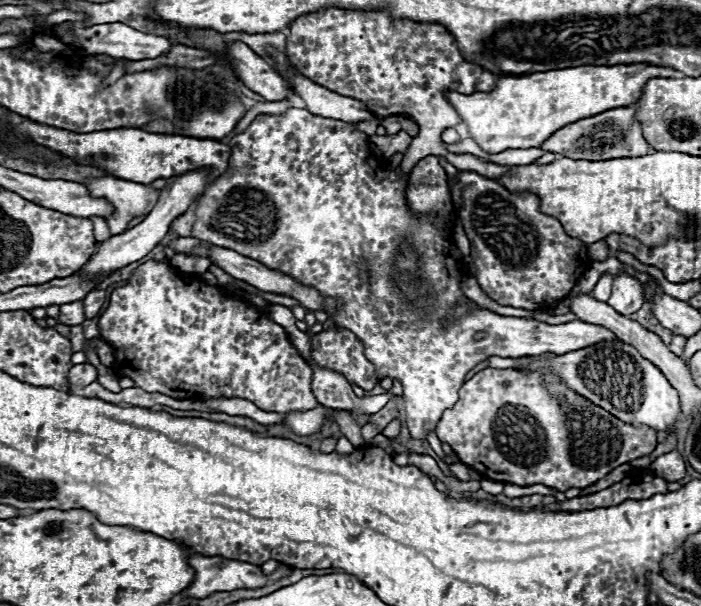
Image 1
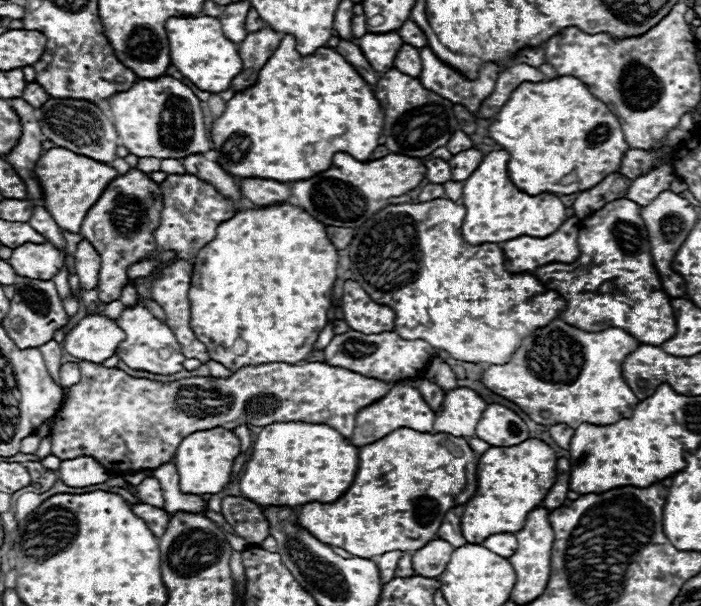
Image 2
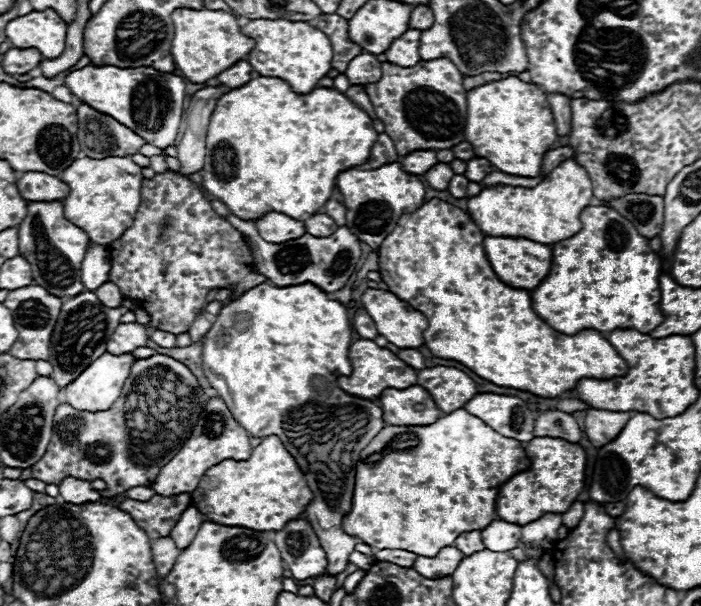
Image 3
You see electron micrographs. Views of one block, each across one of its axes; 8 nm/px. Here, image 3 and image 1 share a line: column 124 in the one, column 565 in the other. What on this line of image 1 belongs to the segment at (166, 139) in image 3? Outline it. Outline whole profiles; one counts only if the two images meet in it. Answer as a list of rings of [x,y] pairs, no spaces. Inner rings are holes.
[[[650,64],[578,66],[524,76],[502,76],[490,92],[474,92],[466,96],[454,90],[446,90],[446,98],[454,106],[462,122],[468,126],[470,138],[484,152],[500,154],[504,150],[538,148],[556,130],[572,122],[596,116],[618,106],[634,104],[652,78],[680,78],[680,72]]]

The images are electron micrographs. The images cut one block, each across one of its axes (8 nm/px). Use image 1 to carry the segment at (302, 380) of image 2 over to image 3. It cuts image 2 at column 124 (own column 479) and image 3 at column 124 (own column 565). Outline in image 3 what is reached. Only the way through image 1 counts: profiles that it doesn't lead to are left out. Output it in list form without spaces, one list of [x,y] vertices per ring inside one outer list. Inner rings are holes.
[[[164,354],[136,360],[116,404],[108,412],[80,412],[70,404],[56,408],[52,444],[32,466],[32,478],[46,484],[60,484],[66,476],[90,482],[104,480],[108,484],[106,496],[136,486],[152,486],[160,468],[192,436],[208,400],[210,396],[204,394],[196,376],[182,362]]]

